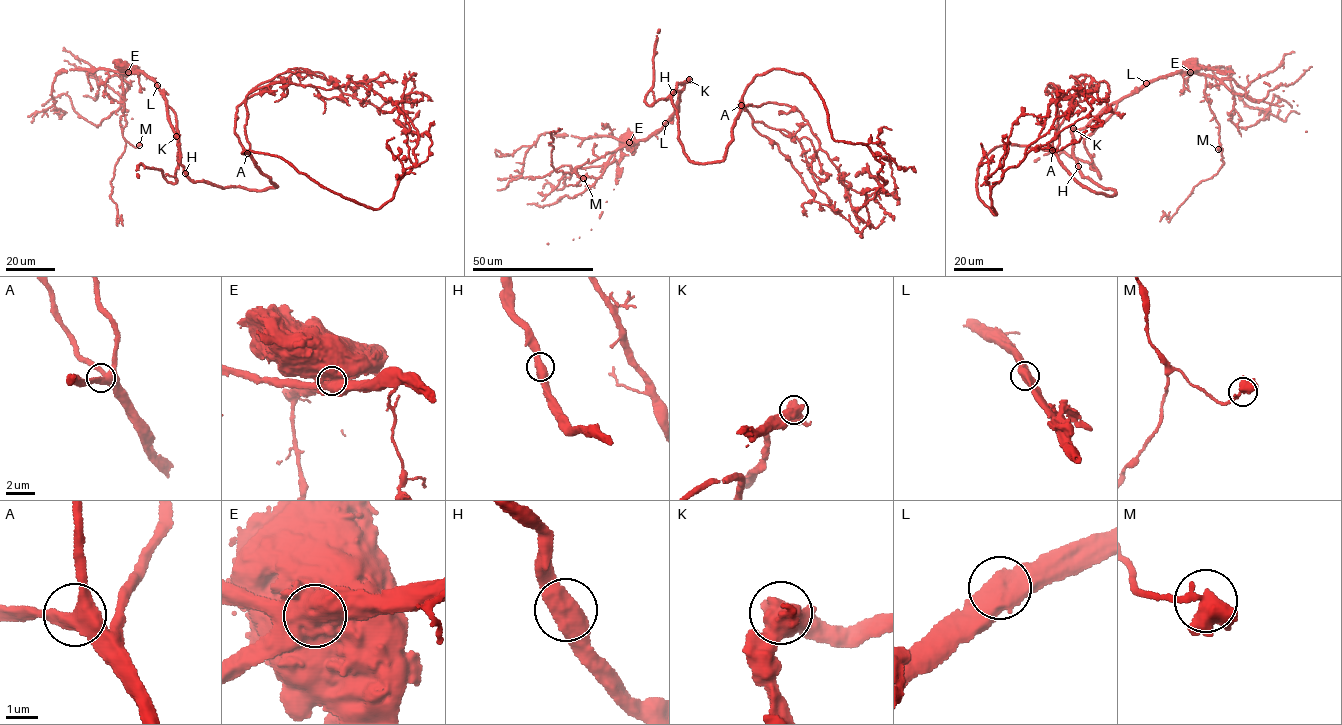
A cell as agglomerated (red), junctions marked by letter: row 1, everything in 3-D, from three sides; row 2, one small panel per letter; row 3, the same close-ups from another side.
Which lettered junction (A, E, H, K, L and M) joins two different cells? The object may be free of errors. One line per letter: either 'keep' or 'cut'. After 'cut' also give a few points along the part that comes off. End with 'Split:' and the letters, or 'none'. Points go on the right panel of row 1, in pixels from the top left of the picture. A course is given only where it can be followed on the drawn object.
A: keep
E: cut | (1191, 71), (1202, 66), (1232, 71), (1239, 77), (1283, 90), (1297, 106), (1306, 132)
H: keep
K: keep
L: keep
M: keep
Split: E

